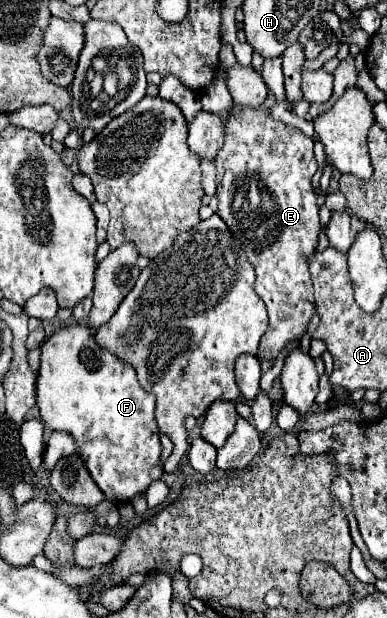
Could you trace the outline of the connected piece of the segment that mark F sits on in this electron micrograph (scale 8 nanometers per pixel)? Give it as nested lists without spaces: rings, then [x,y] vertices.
[[[71,324],[55,330],[41,346],[41,364],[37,374],[37,406],[41,420],[51,430],[69,432],[77,440],[77,452],[85,460],[93,480],[103,490],[105,498],[127,502],[131,496],[141,494],[147,486],[161,478],[159,464],[159,428],[155,422],[155,396],[149,396],[137,380],[135,370],[101,348],[93,334],[87,334],[85,324]]]

